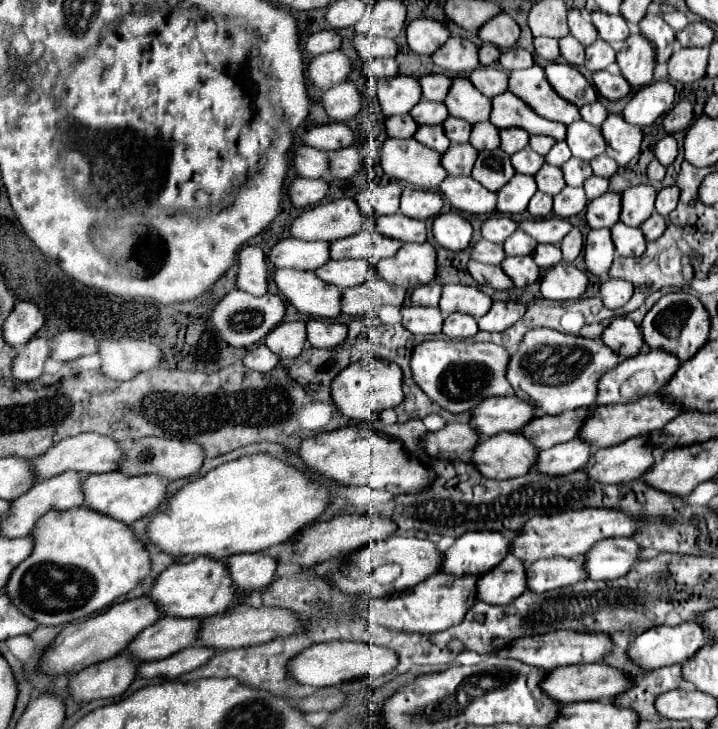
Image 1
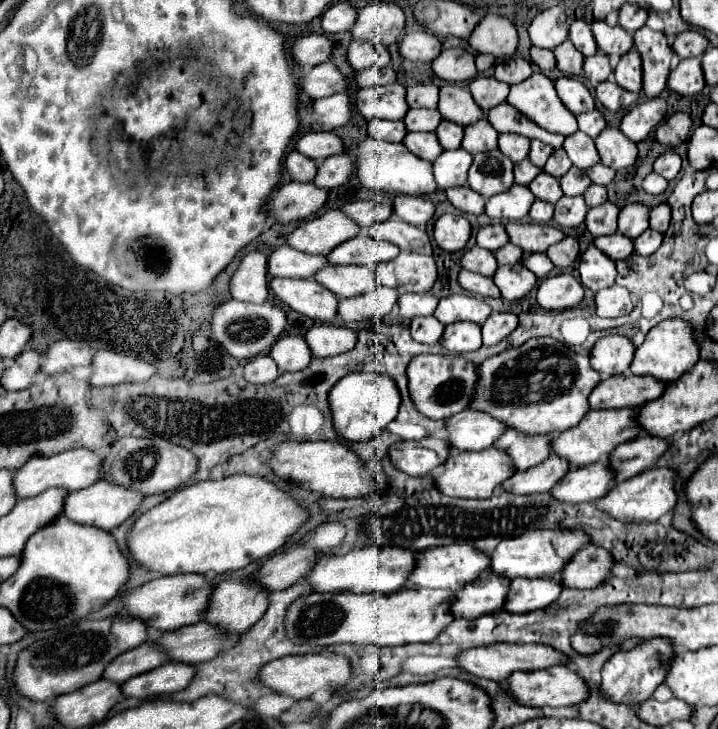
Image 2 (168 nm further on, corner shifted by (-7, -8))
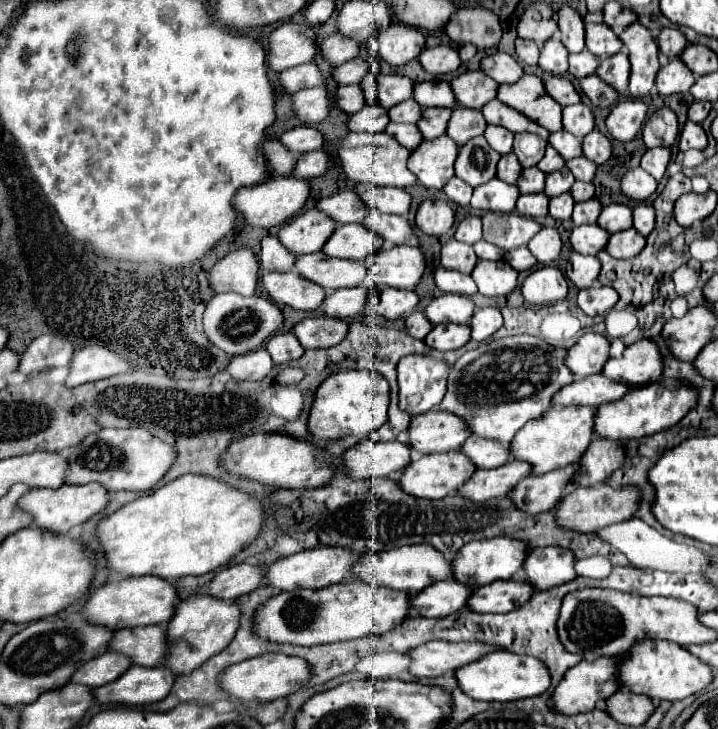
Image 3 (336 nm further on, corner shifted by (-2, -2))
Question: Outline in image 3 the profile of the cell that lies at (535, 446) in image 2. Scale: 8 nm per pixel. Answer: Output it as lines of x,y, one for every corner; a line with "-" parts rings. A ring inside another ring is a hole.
466,438
466,442
460,446
460,452
474,462
476,468
496,468
502,466
506,460
512,460
510,450
506,450
504,444
494,440
482,440
482,438

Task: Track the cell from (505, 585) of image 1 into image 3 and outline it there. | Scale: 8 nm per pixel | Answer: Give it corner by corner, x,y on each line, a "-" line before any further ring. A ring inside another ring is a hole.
442,580
416,596
410,596
410,616
418,614
424,618
444,618
456,610
462,610
474,588
456,580

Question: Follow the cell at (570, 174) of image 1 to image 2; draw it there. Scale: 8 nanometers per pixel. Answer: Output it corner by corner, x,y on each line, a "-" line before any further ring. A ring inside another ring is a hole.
575,166
561,178
561,190
565,196
581,196
589,186
591,178
585,176
585,172

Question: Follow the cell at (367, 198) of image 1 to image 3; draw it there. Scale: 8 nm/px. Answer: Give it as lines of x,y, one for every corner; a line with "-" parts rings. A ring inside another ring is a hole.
354,190
336,192
332,196
318,200
318,210
328,214
338,224
352,224
352,222
364,222
366,218
366,204

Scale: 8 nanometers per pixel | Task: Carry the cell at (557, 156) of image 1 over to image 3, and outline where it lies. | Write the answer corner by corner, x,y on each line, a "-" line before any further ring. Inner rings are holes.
548,146
546,148
546,154
544,154
544,158
536,164
542,172
556,172
556,170
560,170
560,168
564,168
564,158
552,148
552,146

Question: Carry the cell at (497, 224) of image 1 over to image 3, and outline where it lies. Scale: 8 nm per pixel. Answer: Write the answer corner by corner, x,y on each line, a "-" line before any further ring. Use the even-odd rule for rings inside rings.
466,216
458,224
458,228
454,232
454,238
458,242
466,242
466,244
478,242
482,238
482,222
480,222
480,218
478,216

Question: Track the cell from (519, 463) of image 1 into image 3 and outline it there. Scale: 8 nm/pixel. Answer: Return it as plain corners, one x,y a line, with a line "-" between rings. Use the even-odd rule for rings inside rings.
452,450
446,454
428,454
428,456
420,456
418,460
412,460
406,470
402,470
402,474
396,478
398,488
414,498
430,498
430,500
438,500
444,498
452,492
458,492
458,488
472,476
474,472
474,464
460,454
460,450

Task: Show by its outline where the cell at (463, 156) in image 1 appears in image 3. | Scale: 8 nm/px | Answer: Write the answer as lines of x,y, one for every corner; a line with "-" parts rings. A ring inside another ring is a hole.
450,136
424,140
408,158
410,172
426,188
444,188
444,184
454,176
454,160
458,156
458,146
450,142

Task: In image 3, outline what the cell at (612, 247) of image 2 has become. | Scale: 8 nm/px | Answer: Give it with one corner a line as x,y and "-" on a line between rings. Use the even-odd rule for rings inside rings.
598,224
574,226
570,232
570,244
572,244
574,252
578,252
578,254
596,256
600,250
606,248
606,242
608,242
608,234

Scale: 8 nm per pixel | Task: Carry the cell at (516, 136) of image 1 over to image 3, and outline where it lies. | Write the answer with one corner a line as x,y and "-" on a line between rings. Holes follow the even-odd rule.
488,126
484,138
488,140
488,144
498,154
510,154
512,152
512,138
514,138
514,134
510,134
510,130
506,130
502,126

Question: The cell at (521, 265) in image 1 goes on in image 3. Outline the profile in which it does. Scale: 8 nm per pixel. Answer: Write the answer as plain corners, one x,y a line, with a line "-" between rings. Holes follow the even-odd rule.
480,260
472,272
472,278
478,286
478,294
506,296
516,288
518,272
506,260
498,260
498,262

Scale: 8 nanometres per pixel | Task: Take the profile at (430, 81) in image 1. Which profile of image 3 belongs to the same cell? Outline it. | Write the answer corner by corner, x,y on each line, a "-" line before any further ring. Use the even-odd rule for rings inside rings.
368,74
362,80
362,88
374,88
374,96
376,102
380,106
384,106
386,110
396,106
402,100
412,98
412,90
414,90
414,82
408,80
406,76
398,76
398,74

